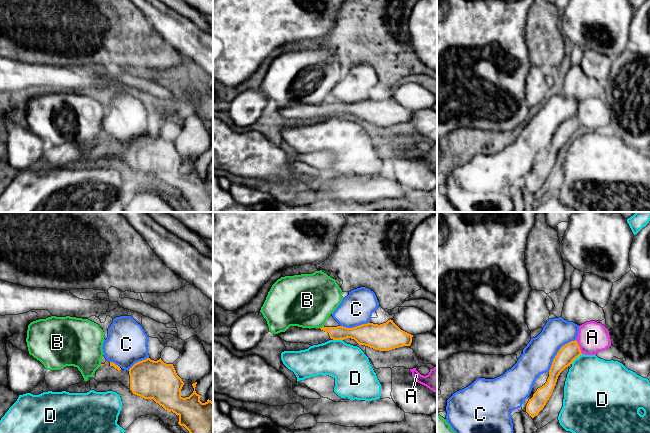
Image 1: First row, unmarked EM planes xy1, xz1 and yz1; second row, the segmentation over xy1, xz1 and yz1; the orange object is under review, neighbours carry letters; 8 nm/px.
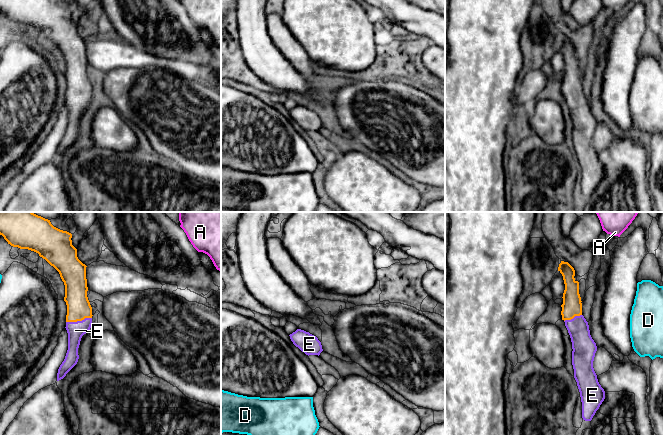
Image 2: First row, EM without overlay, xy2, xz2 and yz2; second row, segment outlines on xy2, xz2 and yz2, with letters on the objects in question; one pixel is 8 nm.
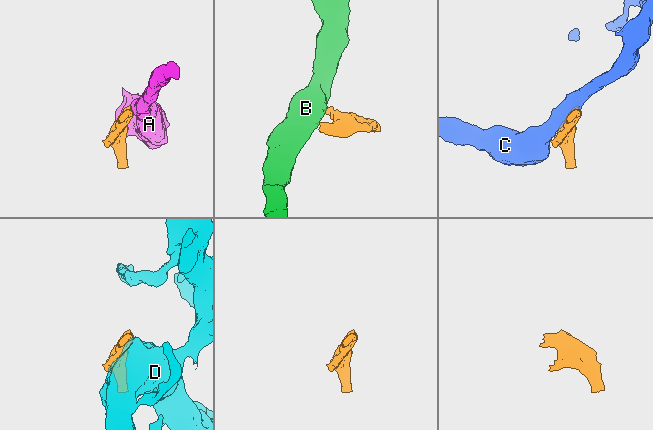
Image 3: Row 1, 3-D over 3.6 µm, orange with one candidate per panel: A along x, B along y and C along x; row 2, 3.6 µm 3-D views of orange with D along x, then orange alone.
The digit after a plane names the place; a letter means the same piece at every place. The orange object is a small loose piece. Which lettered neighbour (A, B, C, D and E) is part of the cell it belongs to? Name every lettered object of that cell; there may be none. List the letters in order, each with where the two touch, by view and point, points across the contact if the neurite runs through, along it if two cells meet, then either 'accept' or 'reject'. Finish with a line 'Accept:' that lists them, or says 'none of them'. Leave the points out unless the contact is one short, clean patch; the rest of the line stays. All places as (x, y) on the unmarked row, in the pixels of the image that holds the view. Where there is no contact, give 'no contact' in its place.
A: yz1 (579, 123) | along yz1 (575, 116), (582, 129) | reject
B: xz1 (322, 103) | along xz1 (323, 102), (320, 104) | reject
C: yz1 (558, 128) | along yz1 (575, 115), (565, 119), (560, 124), (548, 147) | reject
D: yz1 (576, 133) | along yz1 (582, 130), (571, 139) | reject
E: xy2 (78, 96) | across xy2 (78, 82), (78, 96), (75, 106) | accept
Accept: E

